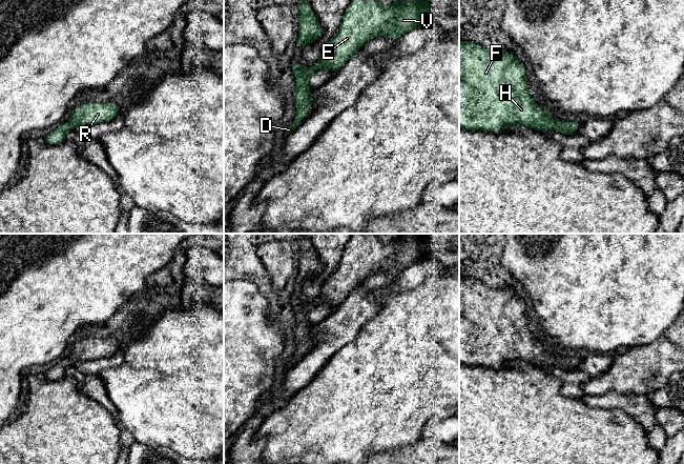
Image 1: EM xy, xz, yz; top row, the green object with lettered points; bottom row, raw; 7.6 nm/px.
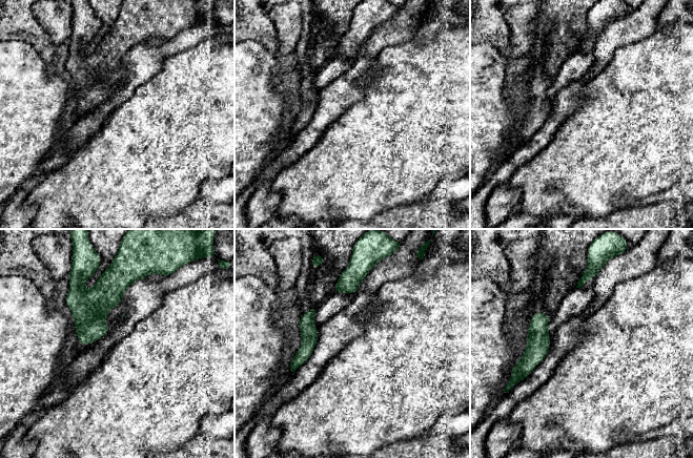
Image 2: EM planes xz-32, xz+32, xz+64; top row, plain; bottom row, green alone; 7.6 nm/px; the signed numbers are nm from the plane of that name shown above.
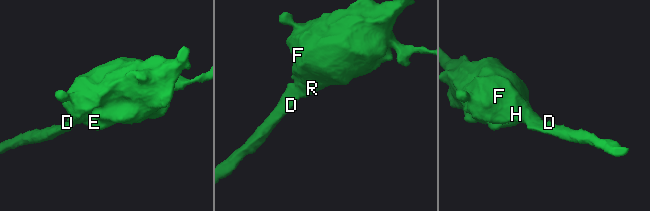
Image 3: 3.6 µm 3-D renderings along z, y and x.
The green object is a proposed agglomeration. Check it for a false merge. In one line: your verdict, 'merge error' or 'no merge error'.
no merge error

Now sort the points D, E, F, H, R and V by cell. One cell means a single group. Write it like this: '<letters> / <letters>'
D E F H R V

